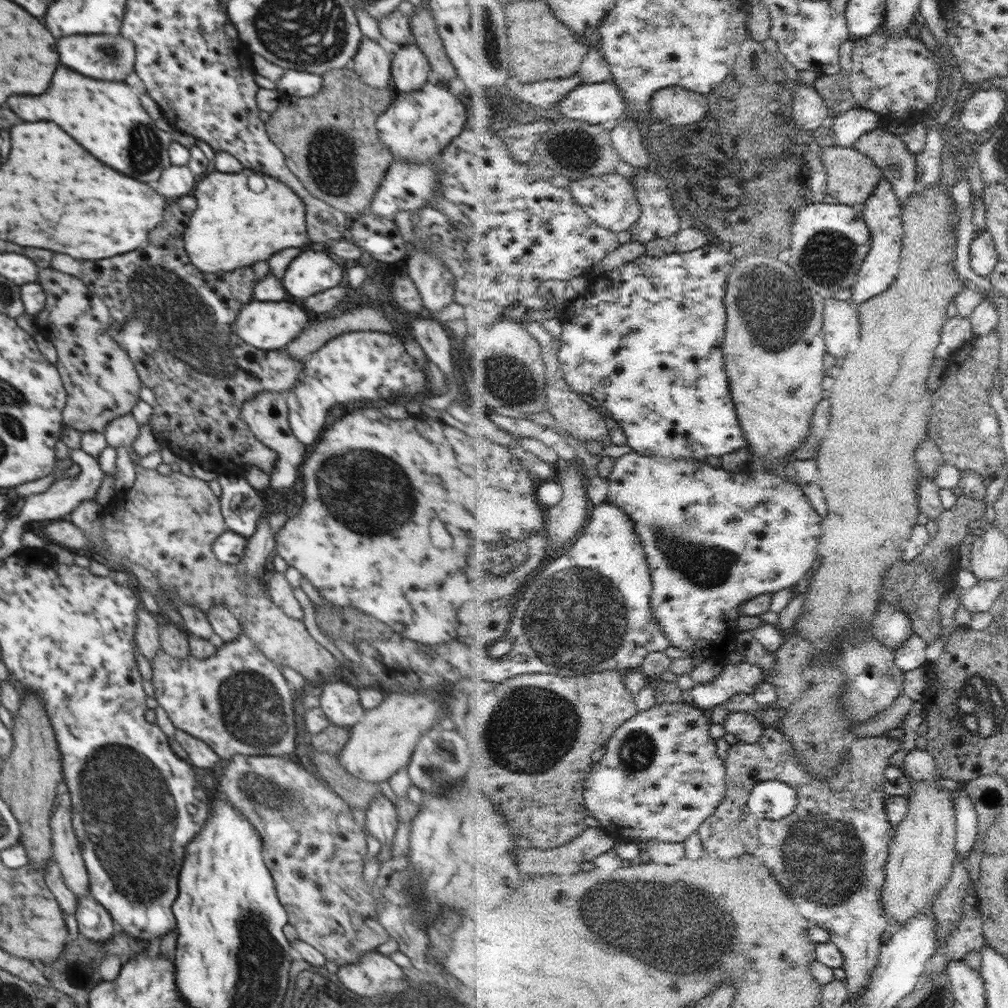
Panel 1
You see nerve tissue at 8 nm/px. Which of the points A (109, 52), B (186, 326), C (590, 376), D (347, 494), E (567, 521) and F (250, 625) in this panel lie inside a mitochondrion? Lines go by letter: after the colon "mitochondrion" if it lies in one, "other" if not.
A: mitochondrion
B: mitochondrion
C: other
D: mitochondrion
E: other
F: other

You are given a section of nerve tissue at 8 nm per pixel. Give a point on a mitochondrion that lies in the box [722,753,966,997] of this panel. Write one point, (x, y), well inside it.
(827, 872)

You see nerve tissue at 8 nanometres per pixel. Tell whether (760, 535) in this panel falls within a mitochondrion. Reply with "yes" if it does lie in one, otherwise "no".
no

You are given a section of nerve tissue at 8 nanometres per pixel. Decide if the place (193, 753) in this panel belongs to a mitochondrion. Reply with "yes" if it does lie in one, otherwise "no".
no

